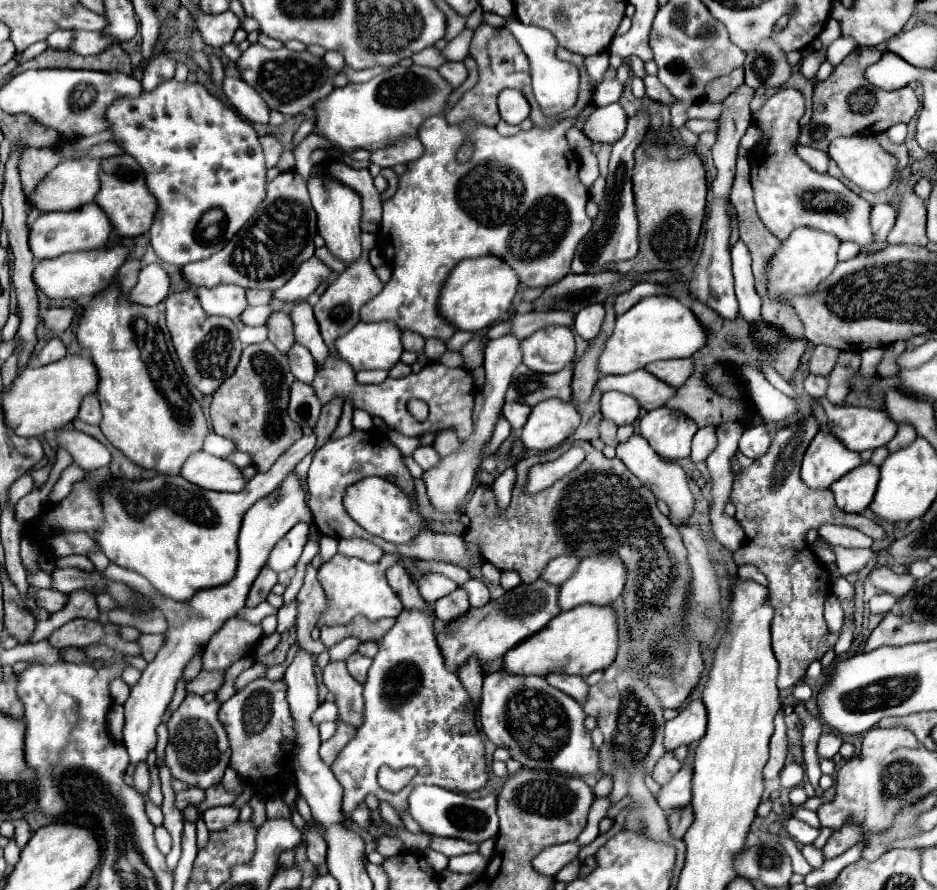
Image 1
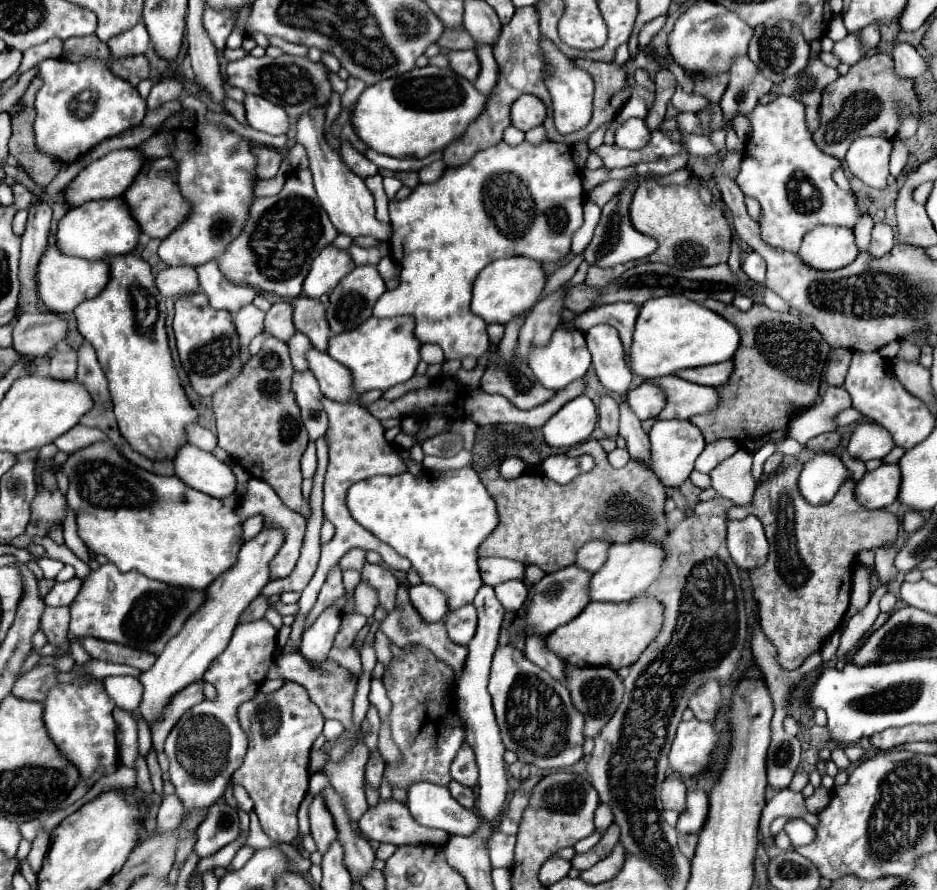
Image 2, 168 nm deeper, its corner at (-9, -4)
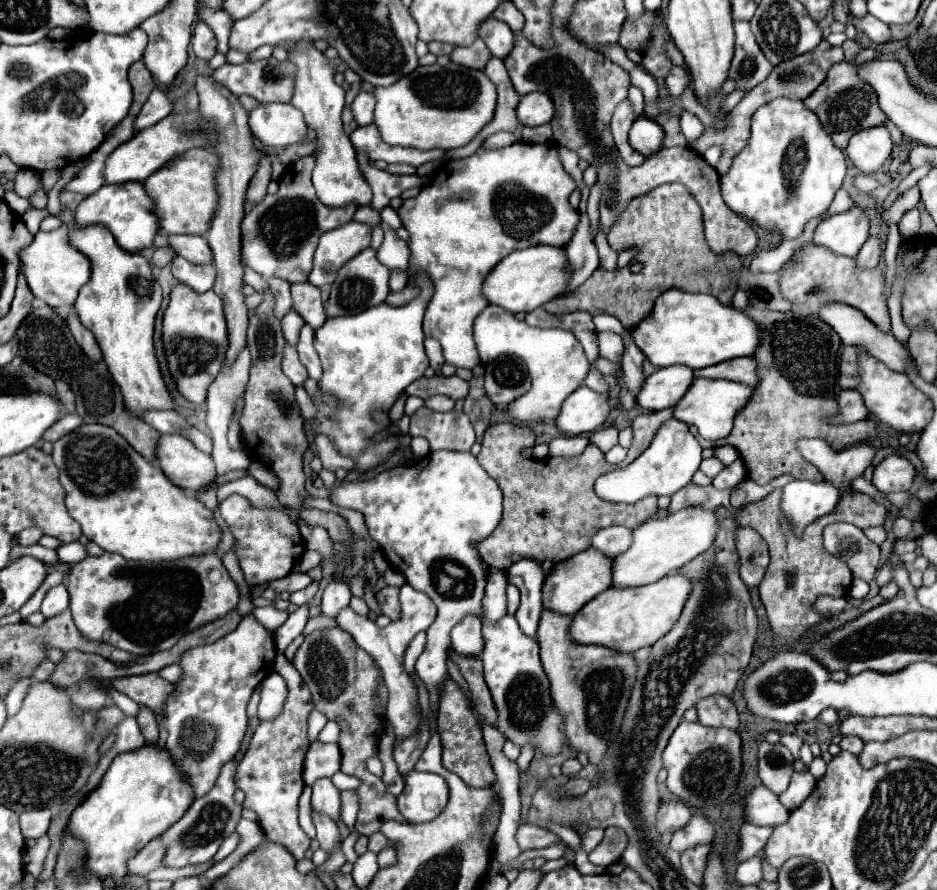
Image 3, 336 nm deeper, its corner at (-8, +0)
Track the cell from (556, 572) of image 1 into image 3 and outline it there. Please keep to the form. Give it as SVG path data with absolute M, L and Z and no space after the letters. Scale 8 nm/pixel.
M612 525L600 529L592 539L590 545L598 551L602 551L606 557L616 557L620 551L626 551L630 543L630 529L622 525Z

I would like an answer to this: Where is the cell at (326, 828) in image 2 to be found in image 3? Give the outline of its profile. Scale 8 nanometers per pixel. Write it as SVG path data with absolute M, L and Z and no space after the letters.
M318 779L312 785L312 809L332 821L340 821L340 791L330 779Z

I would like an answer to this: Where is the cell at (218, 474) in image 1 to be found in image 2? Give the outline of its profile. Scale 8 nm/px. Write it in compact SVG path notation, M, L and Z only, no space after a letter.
M193 445L179 447L175 459L175 475L191 489L211 497L225 497L235 491L235 475L229 465L221 463L213 453L205 453Z

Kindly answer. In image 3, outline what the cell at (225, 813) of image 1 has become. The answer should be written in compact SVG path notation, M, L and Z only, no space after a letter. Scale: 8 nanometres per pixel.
M234 761L228 763L228 767L224 767L224 771L220 773L220 779L216 781L216 787L208 795L204 795L204 799L196 799L192 807L184 813L184 817L164 833L164 845L166 845L164 863L168 867L198 865L212 859L222 841L234 833L242 811L242 807L238 807L234 801L234 791L236 791L234 769L236 763Z

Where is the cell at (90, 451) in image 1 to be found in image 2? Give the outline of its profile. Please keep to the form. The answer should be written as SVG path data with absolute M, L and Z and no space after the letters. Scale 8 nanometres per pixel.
M75 425L73 429L69 429L61 437L57 437L53 443L59 447L59 451L69 455L69 453L73 453L73 451L77 451L81 447L87 447L91 443L97 443L97 441L107 441L107 435L103 431L93 429L93 427Z

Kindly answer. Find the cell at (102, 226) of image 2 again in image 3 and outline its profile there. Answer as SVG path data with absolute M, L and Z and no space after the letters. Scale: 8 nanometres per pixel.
M138 181L122 183L122 185L102 185L96 193L82 199L82 203L76 209L76 225L88 227L88 225L102 225L106 227L116 243L130 253L142 251L152 245L158 227L156 217L152 215L152 199L144 195L144 187Z

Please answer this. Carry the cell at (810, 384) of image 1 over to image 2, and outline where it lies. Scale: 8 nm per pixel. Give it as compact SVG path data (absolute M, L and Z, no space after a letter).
M829 387L817 405L809 407L805 415L791 421L789 437L805 445L811 437L835 431L837 429L835 417L849 407L851 407L849 393L843 387Z

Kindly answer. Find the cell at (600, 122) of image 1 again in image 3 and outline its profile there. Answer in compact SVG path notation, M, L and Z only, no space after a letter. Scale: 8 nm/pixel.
M638 117L630 127L628 135L630 145L642 155L654 155L662 147L662 139L664 139L662 127L648 117Z

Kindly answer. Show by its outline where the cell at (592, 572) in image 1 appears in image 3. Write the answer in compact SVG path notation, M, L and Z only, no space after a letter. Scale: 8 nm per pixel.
M686 507L664 519L648 519L646 523L642 523L640 527L636 527L632 531L632 545L624 553L620 553L612 559L612 587L618 587L618 589L642 587L642 585L648 585L648 583L654 583L654 581L666 577L668 573L676 573L684 563L688 563L696 555L704 553L712 545L714 535L716 535L716 517L712 517L710 511L706 511L702 507Z

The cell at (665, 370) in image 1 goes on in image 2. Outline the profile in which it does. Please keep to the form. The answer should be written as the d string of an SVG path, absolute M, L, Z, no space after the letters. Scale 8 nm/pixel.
M733 361L677 371L677 375L685 381L691 381L691 383L697 383L697 385L711 385L711 387L725 385L729 381L731 373L733 373Z

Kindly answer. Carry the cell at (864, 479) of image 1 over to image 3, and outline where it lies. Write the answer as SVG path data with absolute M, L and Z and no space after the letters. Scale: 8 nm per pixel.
M894 453L876 465L872 475L872 485L884 495L896 491L908 491L914 477L916 477L914 465L908 459Z

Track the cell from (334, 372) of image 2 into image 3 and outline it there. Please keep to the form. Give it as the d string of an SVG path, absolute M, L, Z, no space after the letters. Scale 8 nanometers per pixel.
M306 325L306 327L300 331L300 341L298 341L298 345L296 345L296 351L298 351L298 355L300 355L300 361L302 361L304 367L308 369L310 377L318 381L318 379L322 377L322 367L320 367L320 357L318 357L316 349L314 349L314 331L312 331L312 327Z

